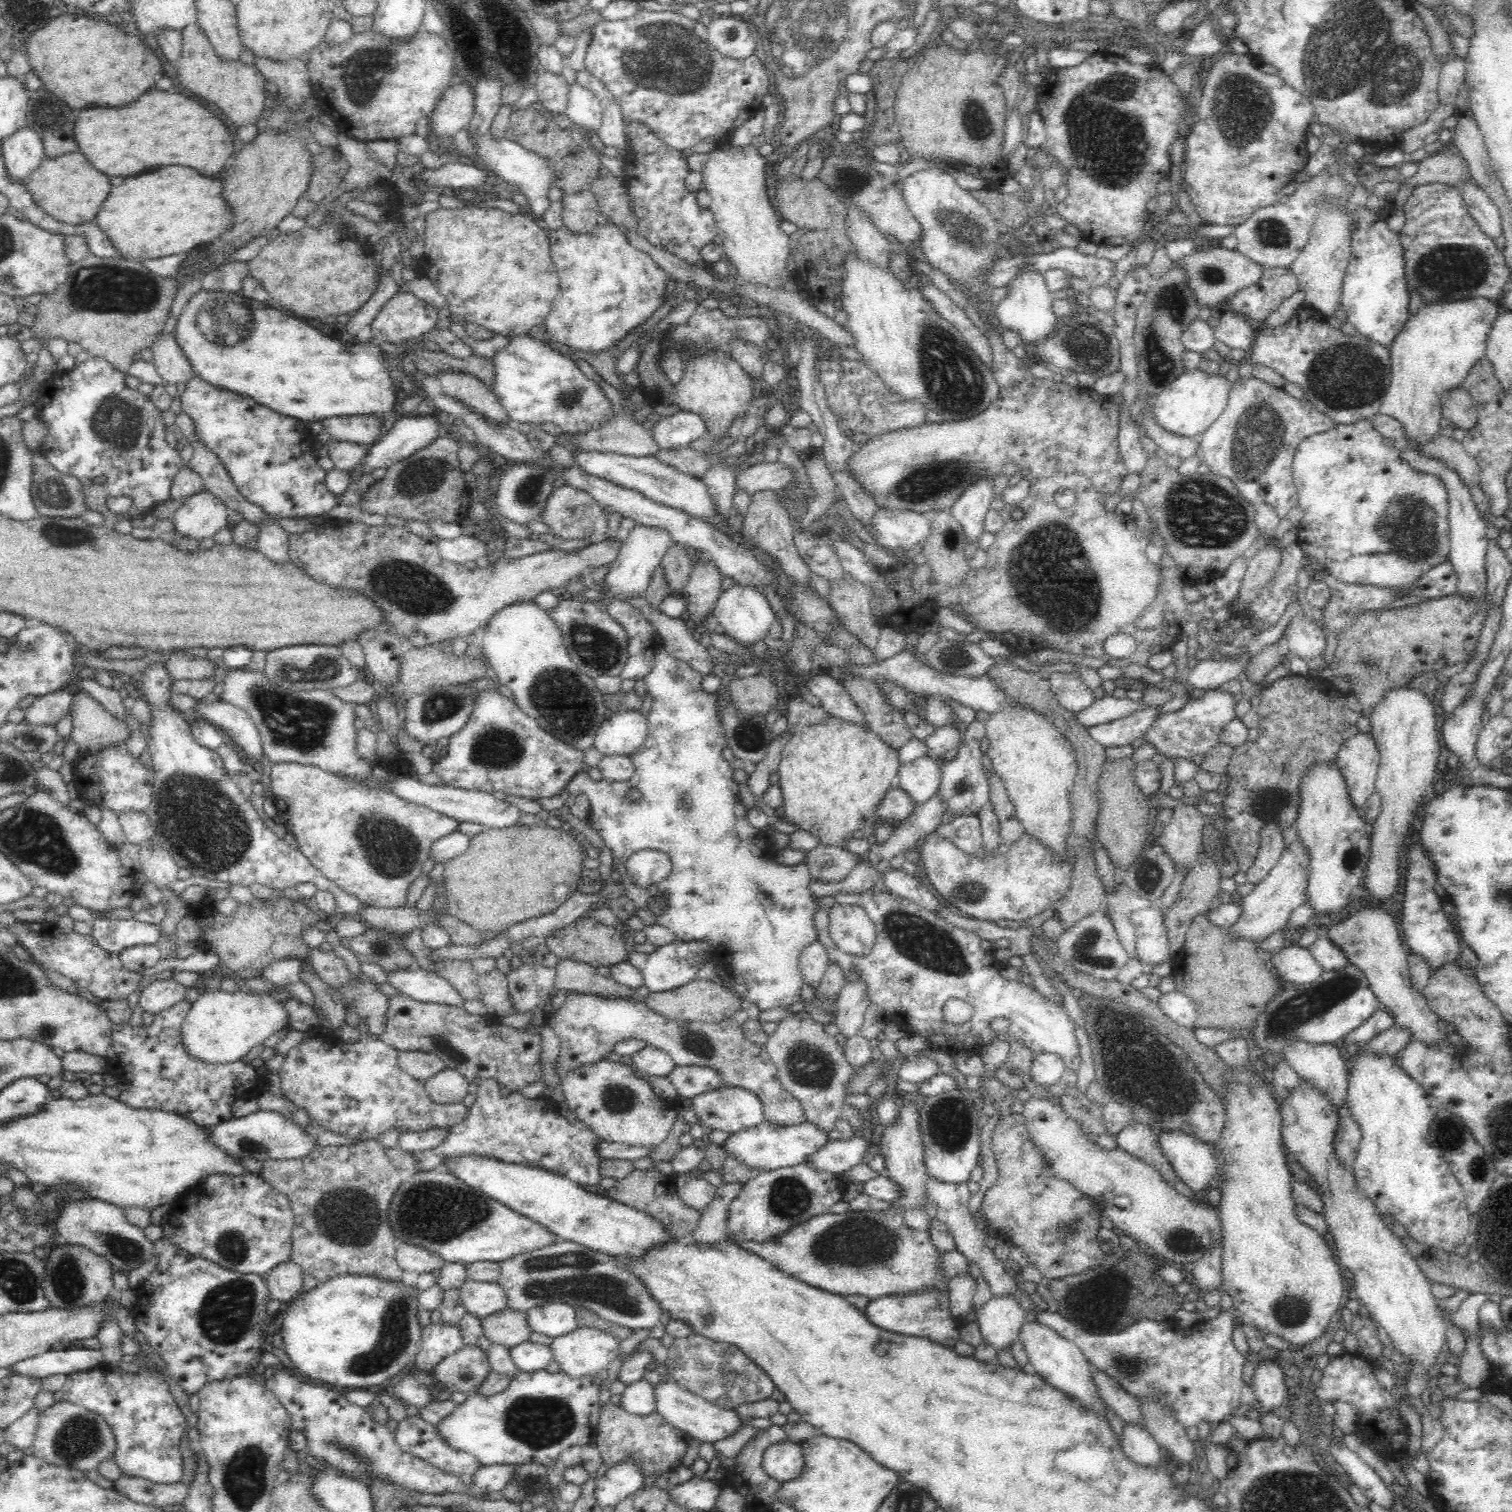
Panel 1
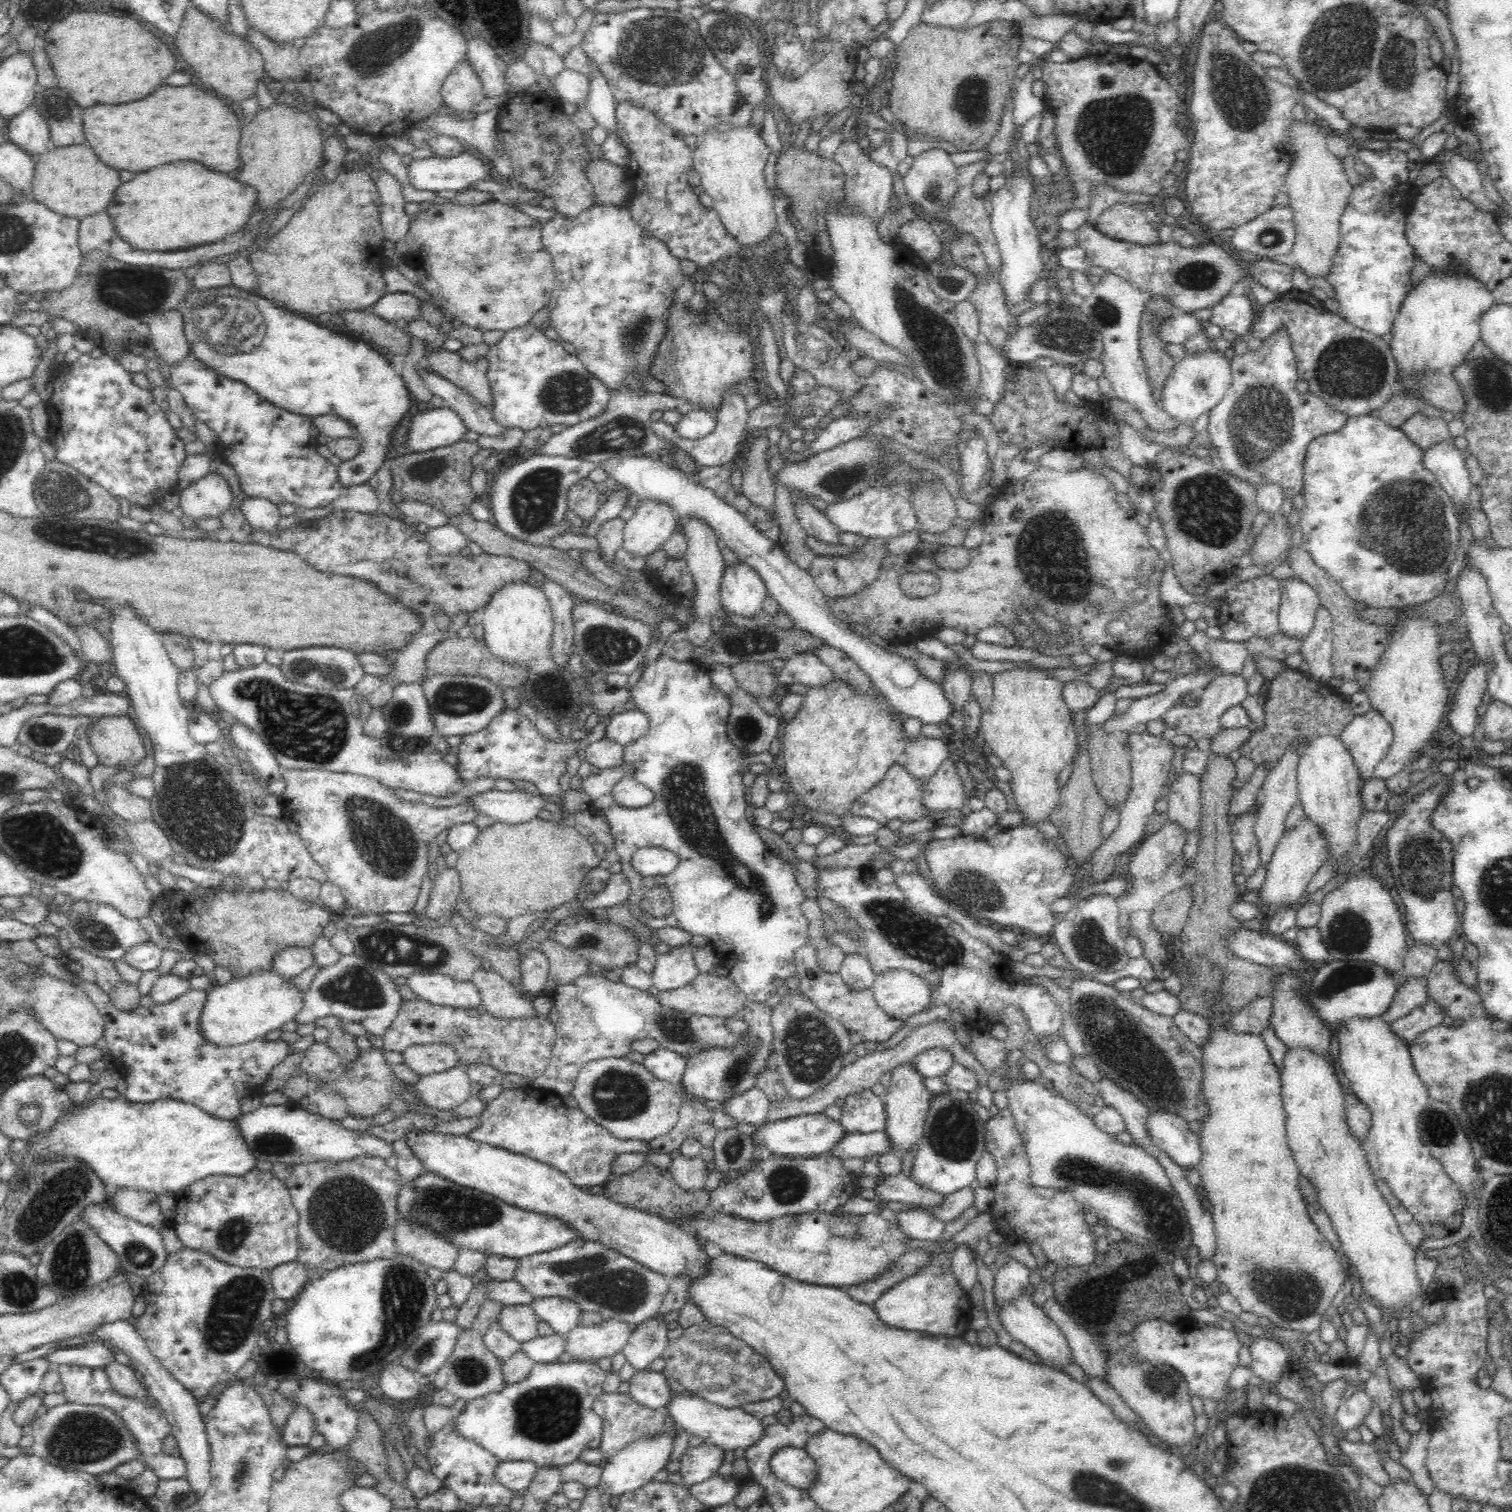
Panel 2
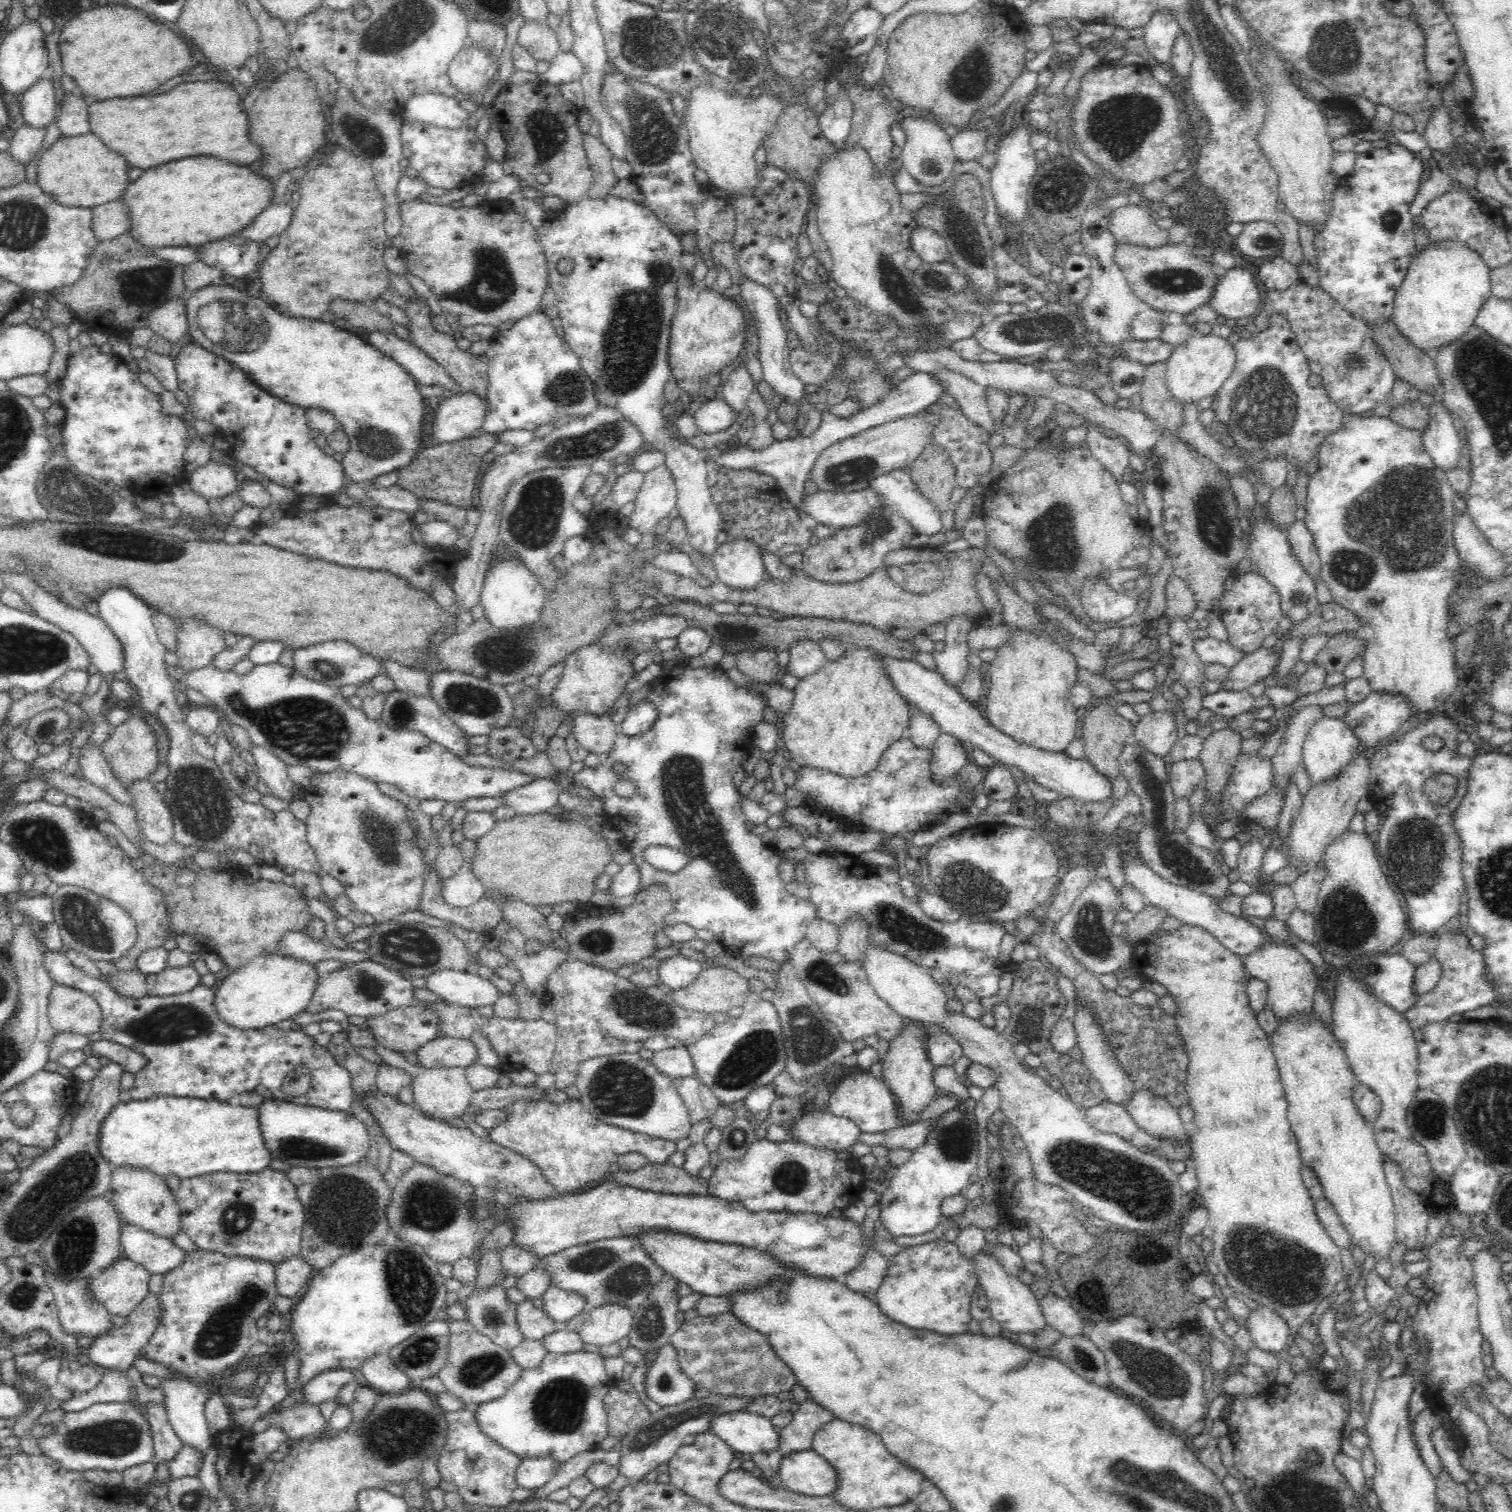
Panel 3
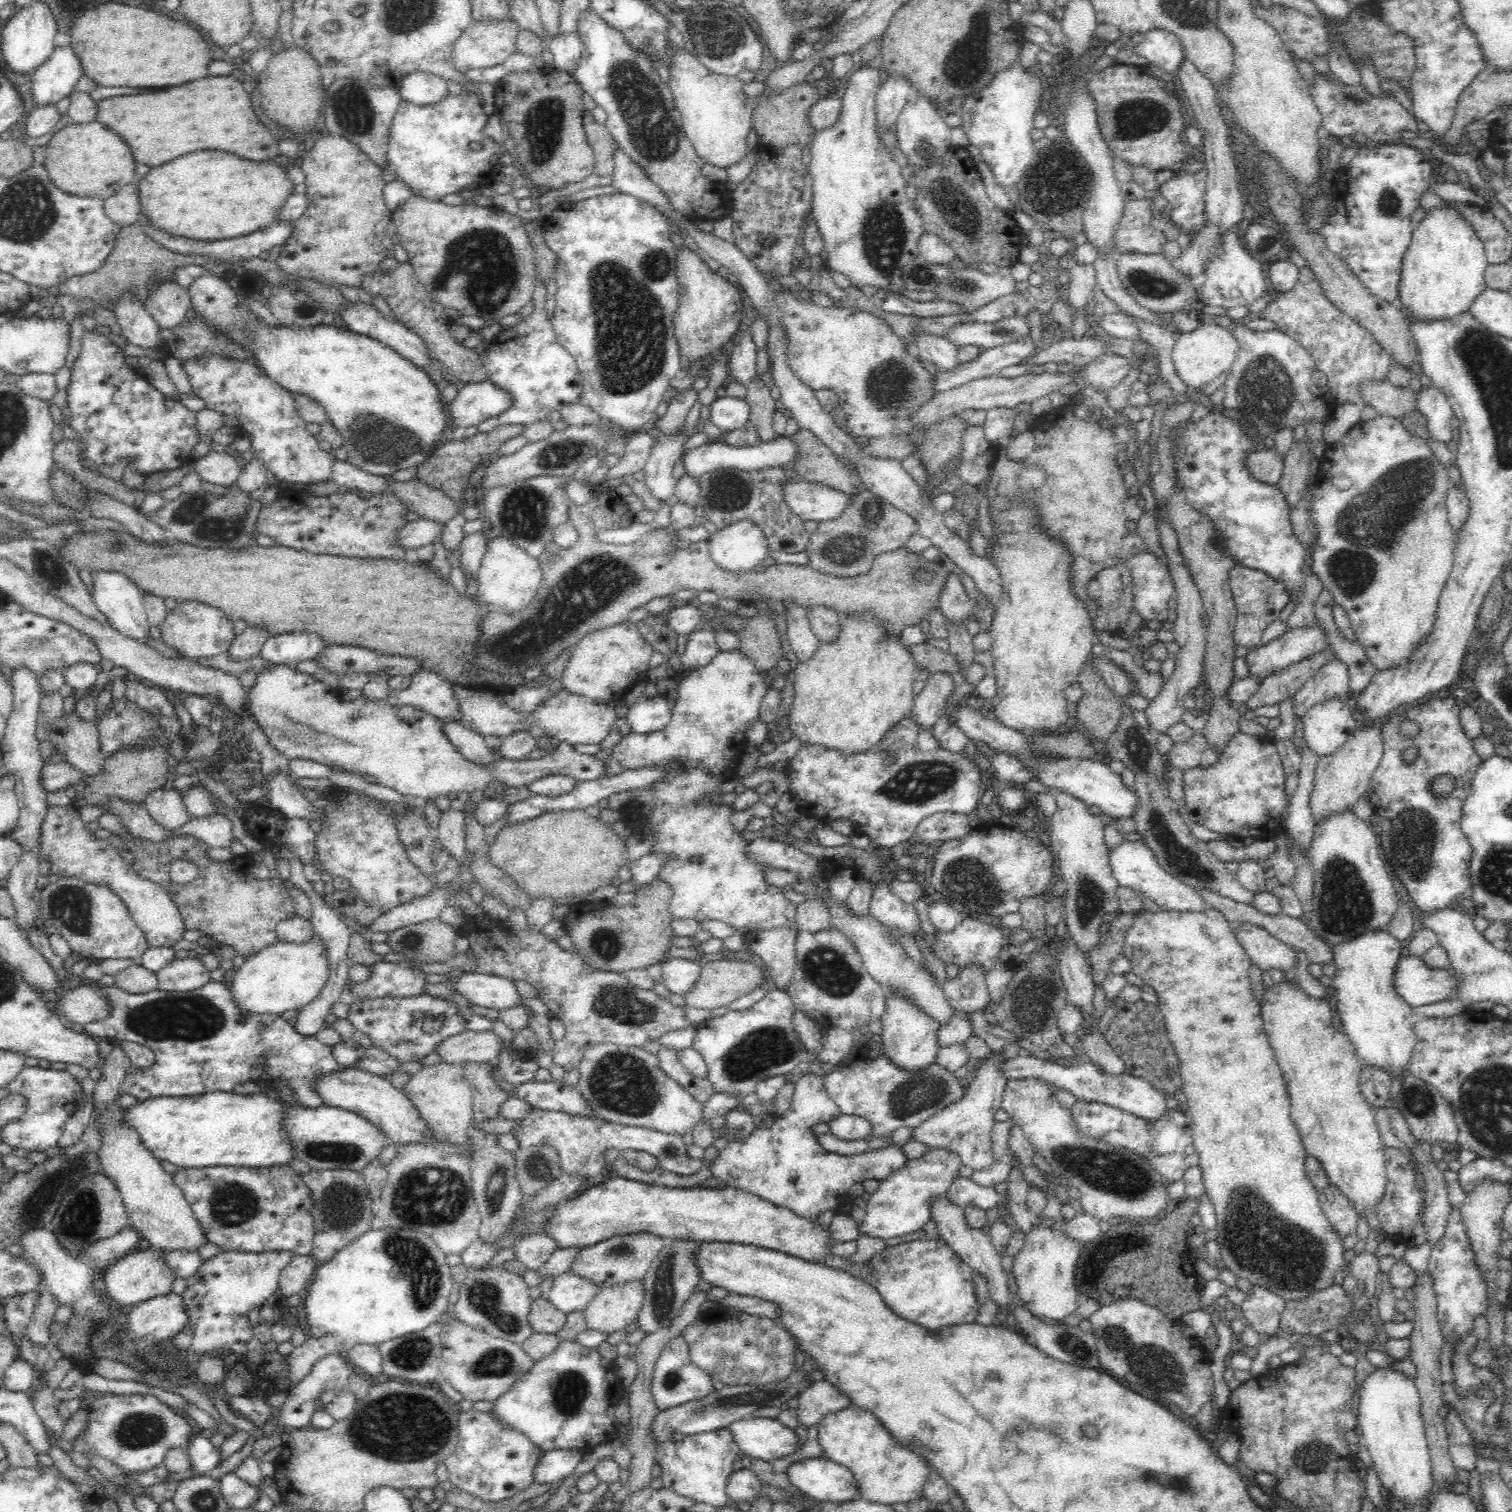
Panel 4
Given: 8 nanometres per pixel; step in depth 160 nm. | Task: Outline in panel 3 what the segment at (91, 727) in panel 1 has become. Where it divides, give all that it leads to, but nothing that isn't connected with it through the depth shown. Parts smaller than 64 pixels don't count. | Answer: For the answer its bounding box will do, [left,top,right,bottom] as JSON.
[100,714,158,787]

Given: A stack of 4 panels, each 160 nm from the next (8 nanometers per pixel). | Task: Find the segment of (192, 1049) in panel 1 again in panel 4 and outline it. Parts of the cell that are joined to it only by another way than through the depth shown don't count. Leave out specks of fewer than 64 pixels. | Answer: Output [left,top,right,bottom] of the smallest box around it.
[230,936,329,1015]

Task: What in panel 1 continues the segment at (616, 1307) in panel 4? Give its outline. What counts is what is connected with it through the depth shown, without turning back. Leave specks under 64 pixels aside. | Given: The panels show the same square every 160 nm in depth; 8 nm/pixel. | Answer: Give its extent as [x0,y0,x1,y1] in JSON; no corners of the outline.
[549,1327,620,1378]

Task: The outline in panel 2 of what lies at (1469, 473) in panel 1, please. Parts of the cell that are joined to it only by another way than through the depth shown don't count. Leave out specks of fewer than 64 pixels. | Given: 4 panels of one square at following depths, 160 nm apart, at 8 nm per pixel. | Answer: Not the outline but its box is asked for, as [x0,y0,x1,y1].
[1402,412,1454,450]

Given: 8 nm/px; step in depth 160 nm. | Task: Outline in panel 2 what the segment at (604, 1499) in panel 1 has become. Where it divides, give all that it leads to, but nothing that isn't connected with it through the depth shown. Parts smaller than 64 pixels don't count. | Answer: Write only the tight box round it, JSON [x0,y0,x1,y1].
[596,1429,672,1498]

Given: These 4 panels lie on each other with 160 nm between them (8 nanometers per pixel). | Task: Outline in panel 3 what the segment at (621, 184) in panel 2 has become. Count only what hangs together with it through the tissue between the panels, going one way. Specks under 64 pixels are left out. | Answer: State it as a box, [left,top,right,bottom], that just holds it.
[583,132,618,199]

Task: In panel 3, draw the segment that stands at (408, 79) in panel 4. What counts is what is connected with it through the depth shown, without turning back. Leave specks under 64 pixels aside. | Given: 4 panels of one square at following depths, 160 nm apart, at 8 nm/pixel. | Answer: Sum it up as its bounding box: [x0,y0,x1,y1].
[402,93,470,129]

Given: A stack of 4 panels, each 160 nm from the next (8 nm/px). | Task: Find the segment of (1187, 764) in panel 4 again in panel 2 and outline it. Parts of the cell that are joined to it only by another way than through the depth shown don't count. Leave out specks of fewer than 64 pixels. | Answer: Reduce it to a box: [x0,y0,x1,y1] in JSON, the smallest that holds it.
[1167,771,1201,836]

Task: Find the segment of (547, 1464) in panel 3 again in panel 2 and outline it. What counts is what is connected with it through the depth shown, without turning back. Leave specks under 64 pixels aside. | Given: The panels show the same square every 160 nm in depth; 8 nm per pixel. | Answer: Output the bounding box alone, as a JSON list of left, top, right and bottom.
[494,1460,537,1491]

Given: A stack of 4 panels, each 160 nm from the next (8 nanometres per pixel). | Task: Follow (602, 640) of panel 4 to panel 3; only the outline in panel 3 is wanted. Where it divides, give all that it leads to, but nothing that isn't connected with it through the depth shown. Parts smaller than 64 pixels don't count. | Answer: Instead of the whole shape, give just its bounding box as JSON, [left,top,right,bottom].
[551,643,635,715]

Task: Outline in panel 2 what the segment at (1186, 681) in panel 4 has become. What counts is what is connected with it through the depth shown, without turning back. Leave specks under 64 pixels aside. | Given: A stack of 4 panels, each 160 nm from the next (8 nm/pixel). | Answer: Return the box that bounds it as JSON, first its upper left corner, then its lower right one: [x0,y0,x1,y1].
[1088,731,1174,883]

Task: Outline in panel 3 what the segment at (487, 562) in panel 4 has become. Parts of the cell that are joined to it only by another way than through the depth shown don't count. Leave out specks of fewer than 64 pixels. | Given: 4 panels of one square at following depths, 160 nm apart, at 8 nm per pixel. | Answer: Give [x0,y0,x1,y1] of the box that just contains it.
[480,555,546,632]

